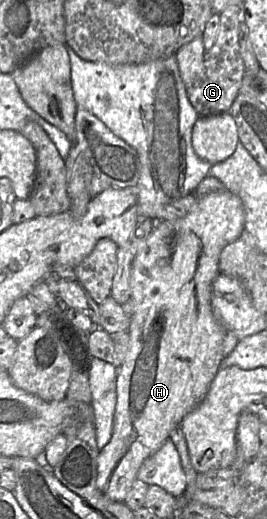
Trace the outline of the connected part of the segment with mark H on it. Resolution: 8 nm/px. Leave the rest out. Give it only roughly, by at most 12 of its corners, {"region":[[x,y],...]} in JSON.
{"region":[[230,190],[158,221],[97,488],[124,502],[204,399],[227,331],[220,254],[245,230]]}

